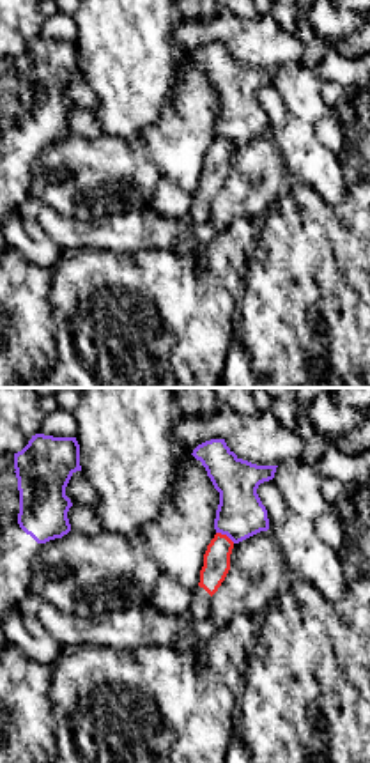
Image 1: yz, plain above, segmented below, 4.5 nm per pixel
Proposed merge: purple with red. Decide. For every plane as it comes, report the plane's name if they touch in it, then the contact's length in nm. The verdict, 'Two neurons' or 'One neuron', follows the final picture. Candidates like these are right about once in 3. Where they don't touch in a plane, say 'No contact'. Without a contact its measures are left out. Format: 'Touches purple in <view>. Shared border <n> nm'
Touches purple in yz. Shared border 100 nm

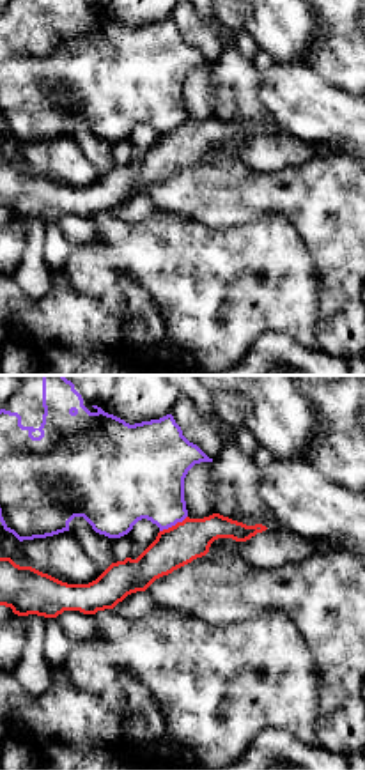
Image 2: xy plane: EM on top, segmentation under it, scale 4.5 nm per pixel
Touches purple in xy. Shared border 150 nm

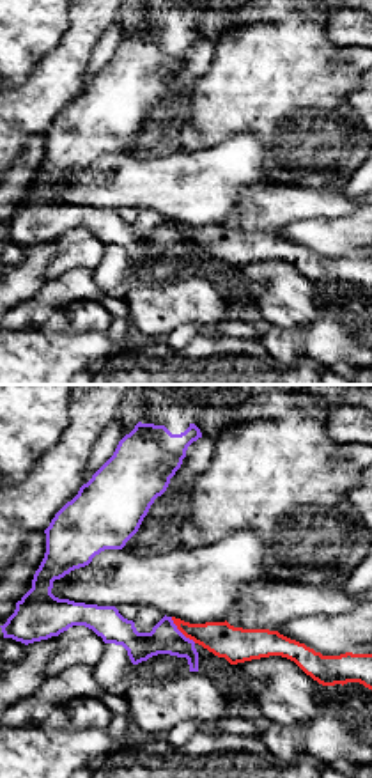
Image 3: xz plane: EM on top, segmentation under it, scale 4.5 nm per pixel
Touches purple in xz. Shared border 170 nm

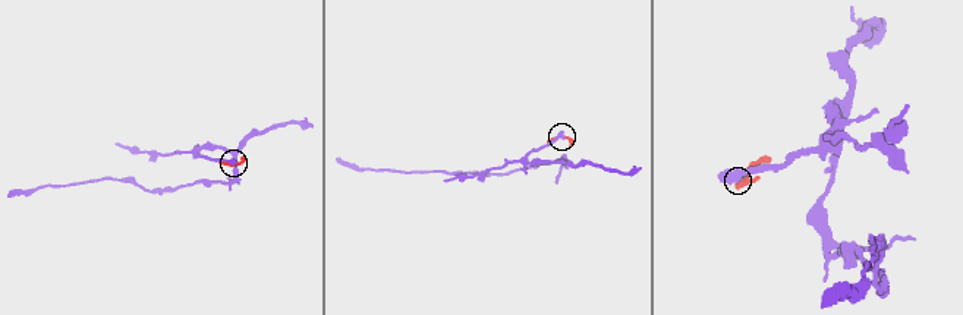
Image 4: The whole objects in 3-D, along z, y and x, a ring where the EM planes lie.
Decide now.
Two neurons

